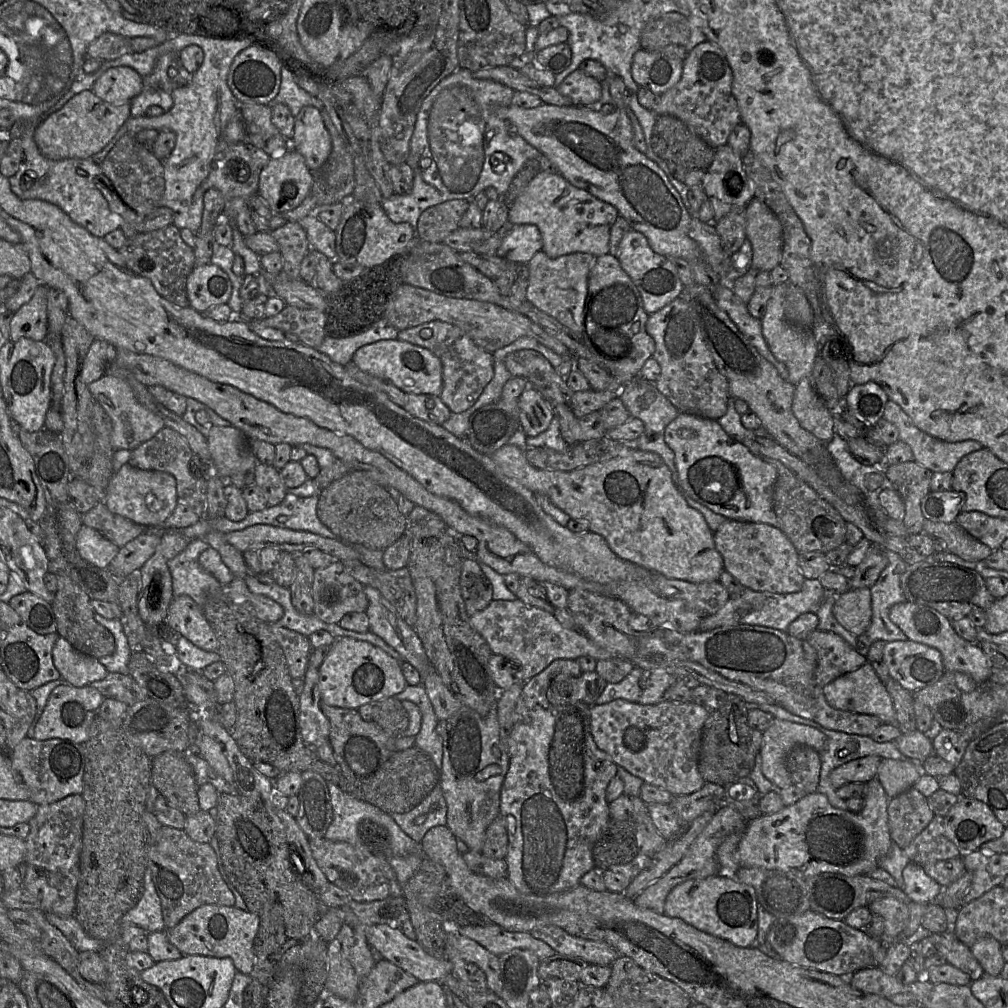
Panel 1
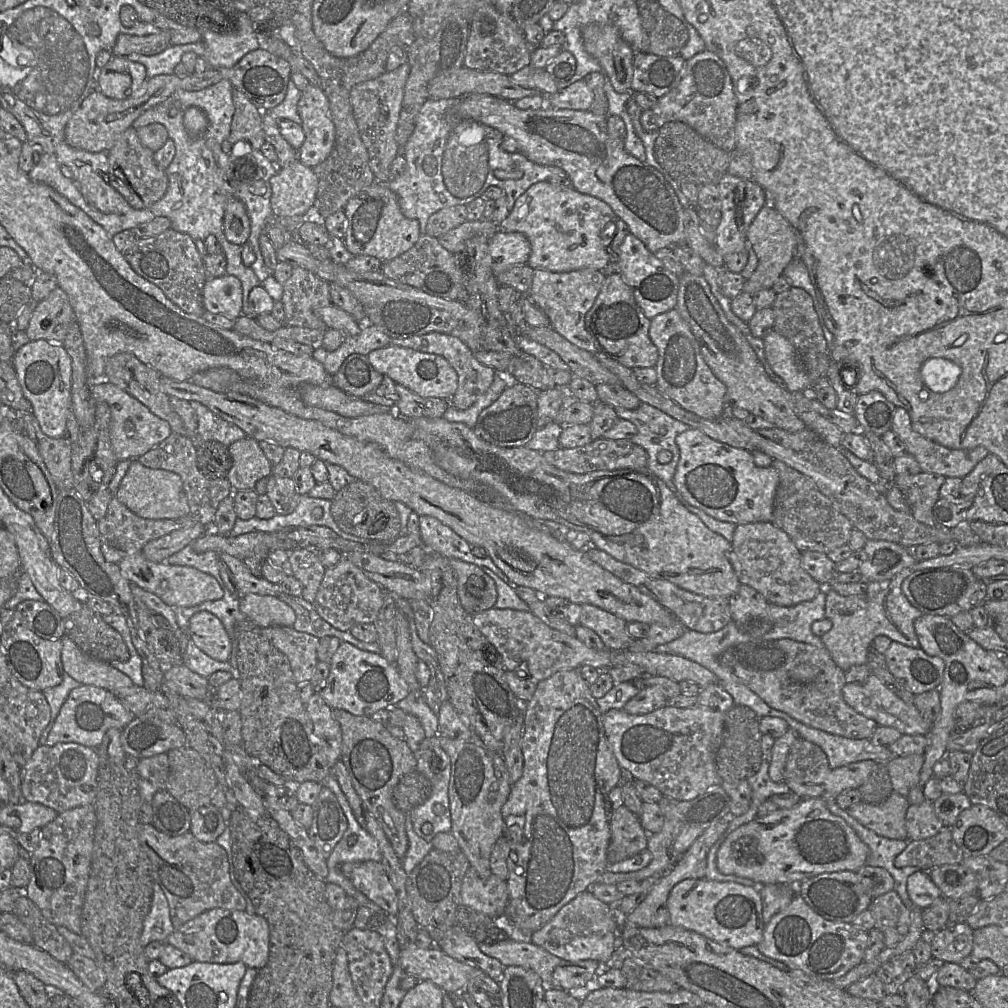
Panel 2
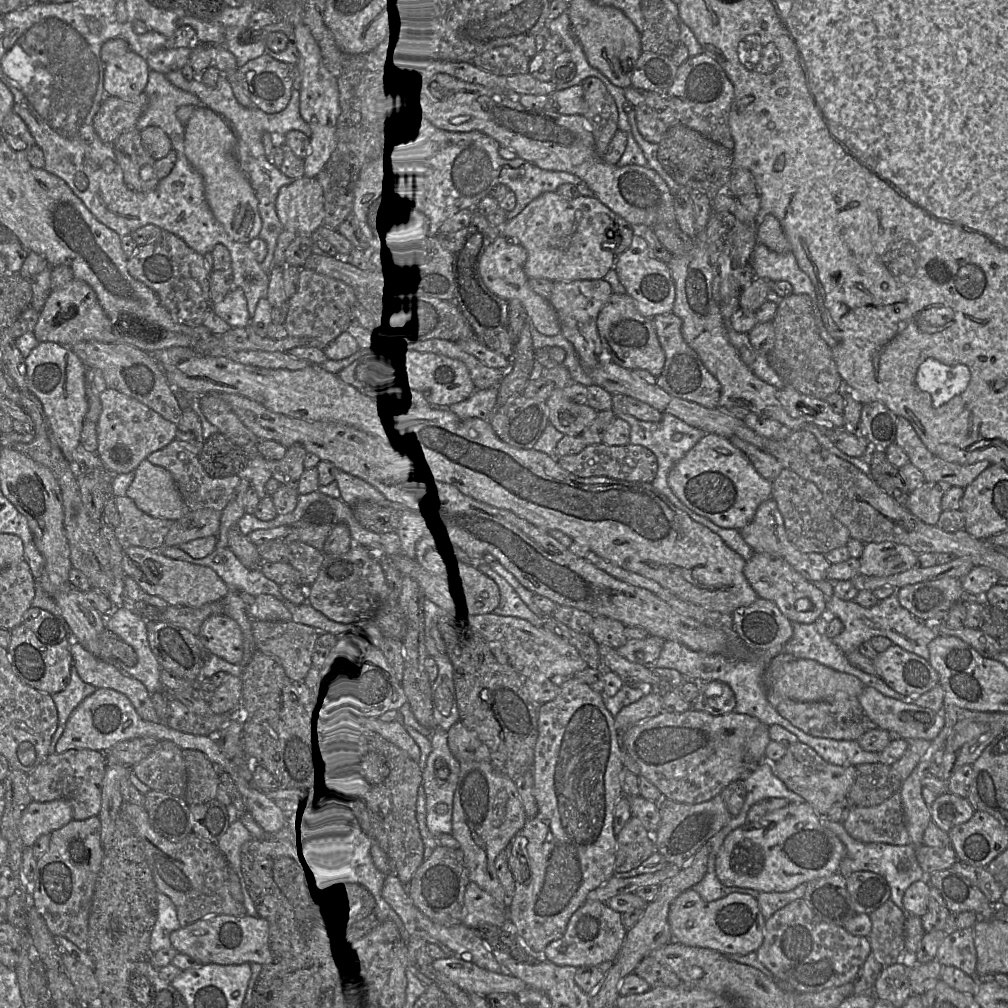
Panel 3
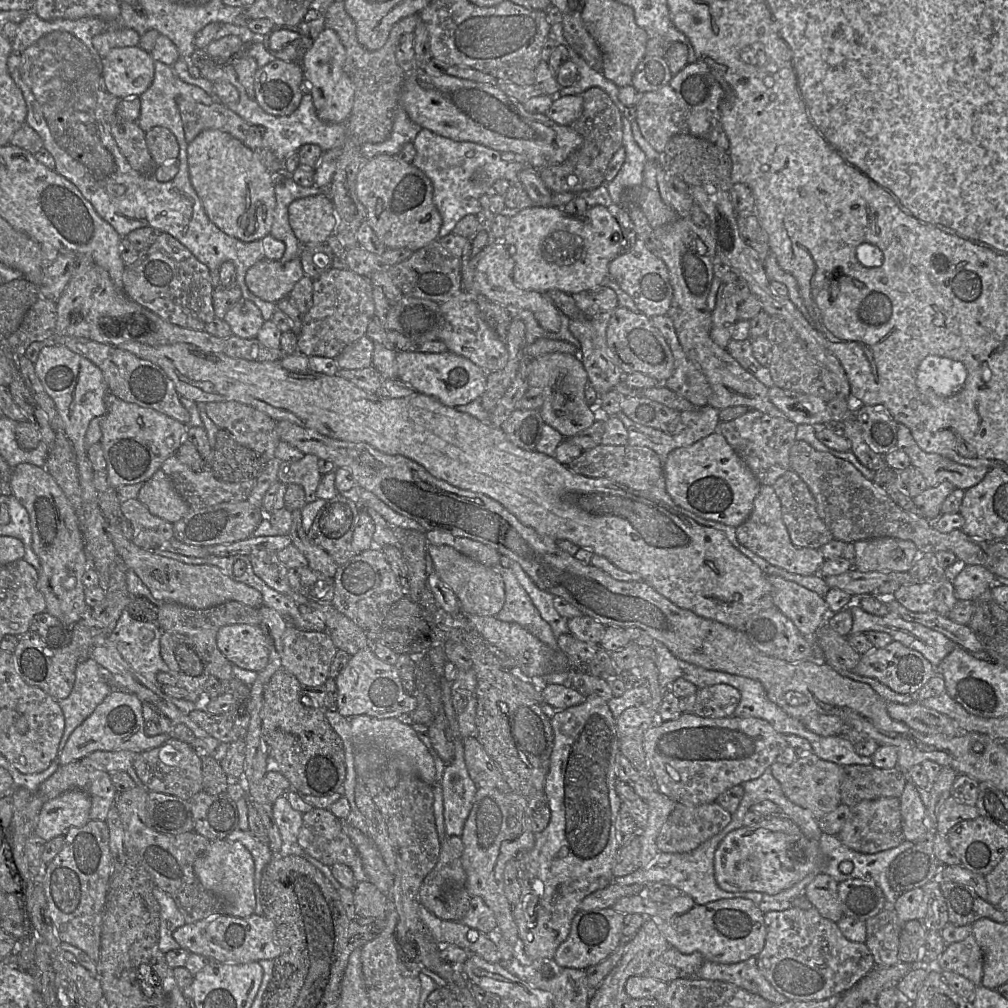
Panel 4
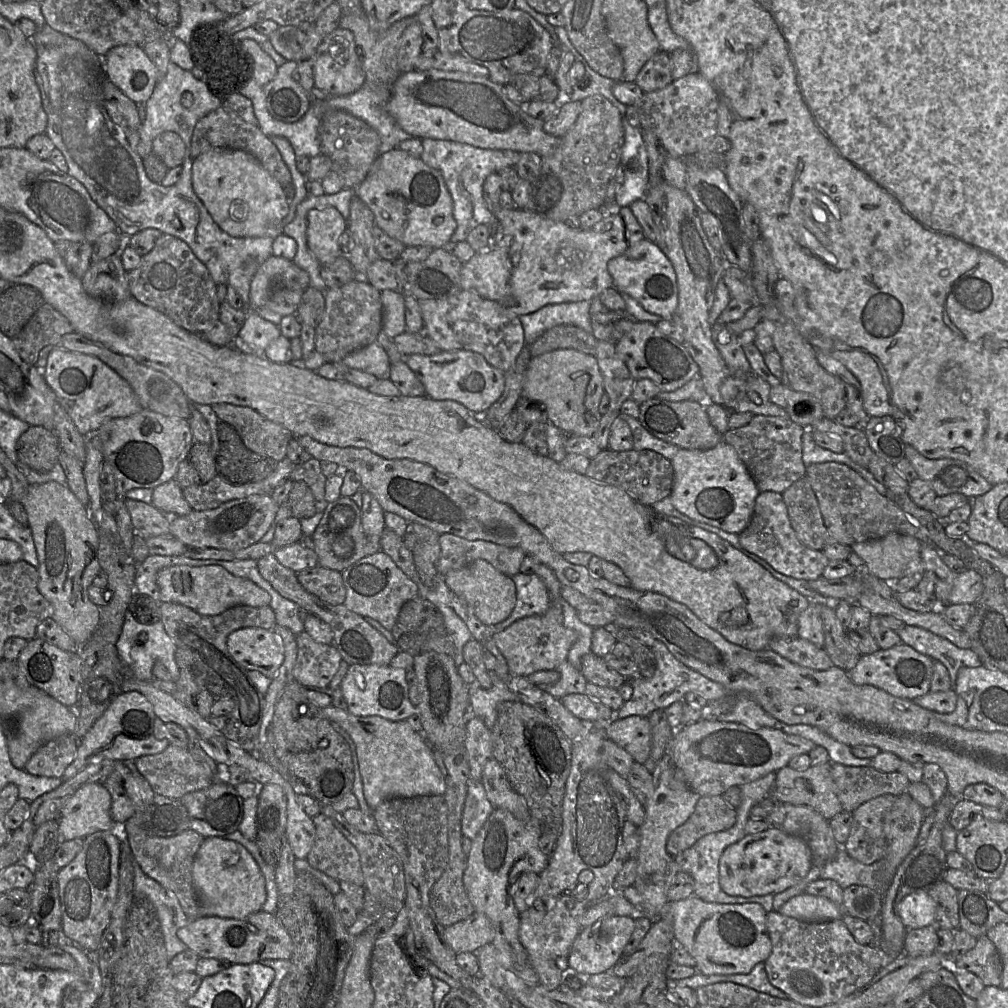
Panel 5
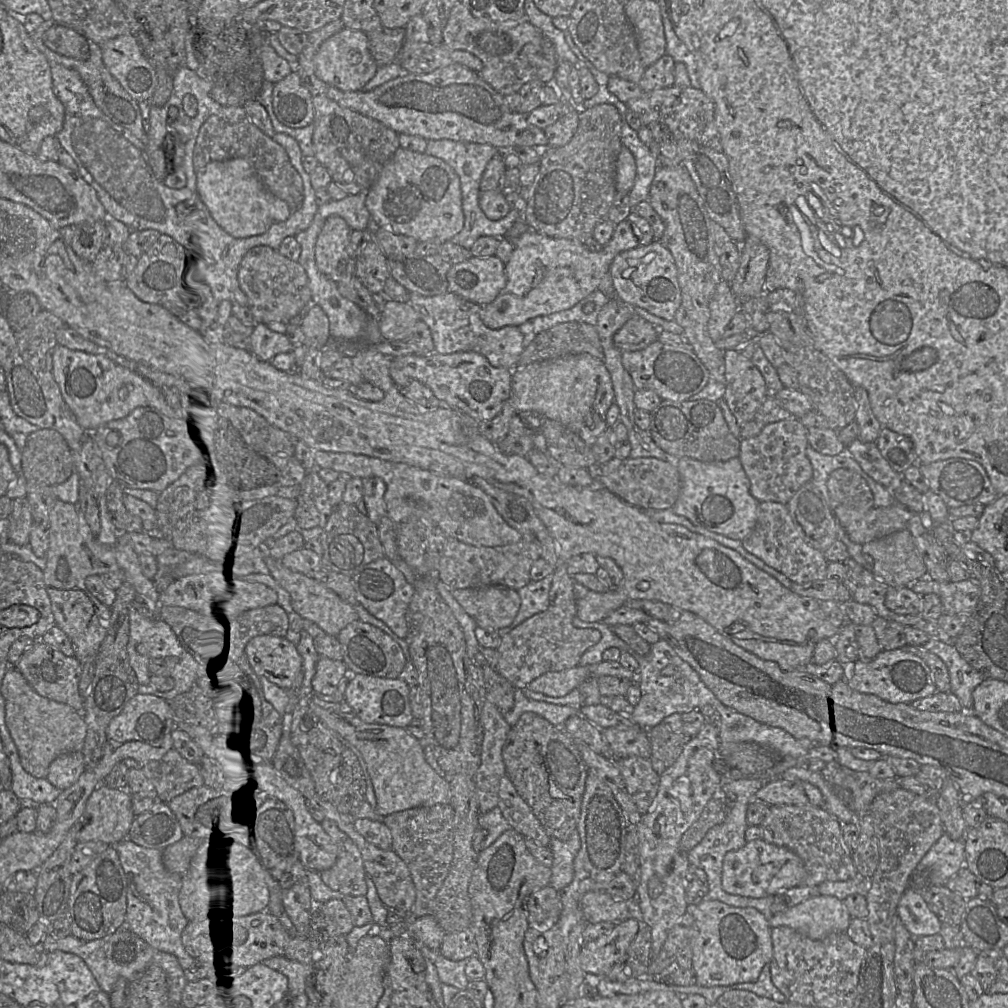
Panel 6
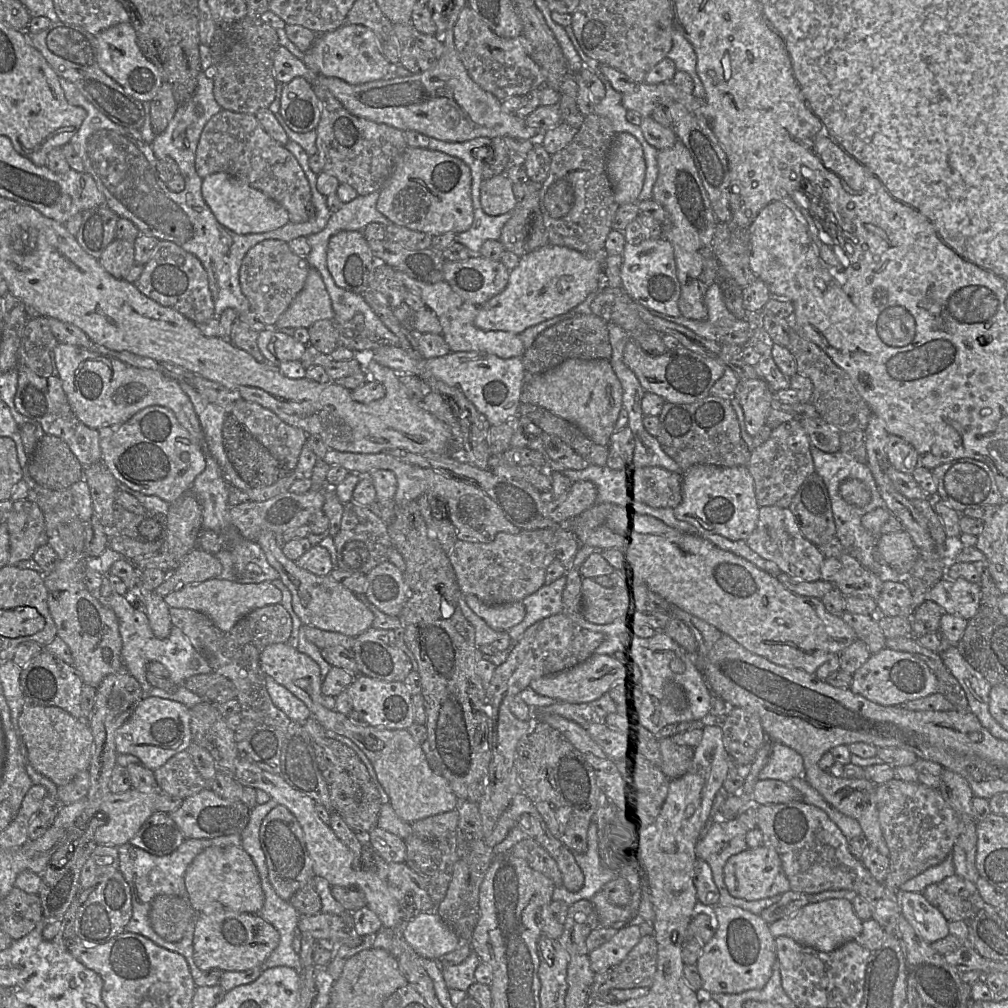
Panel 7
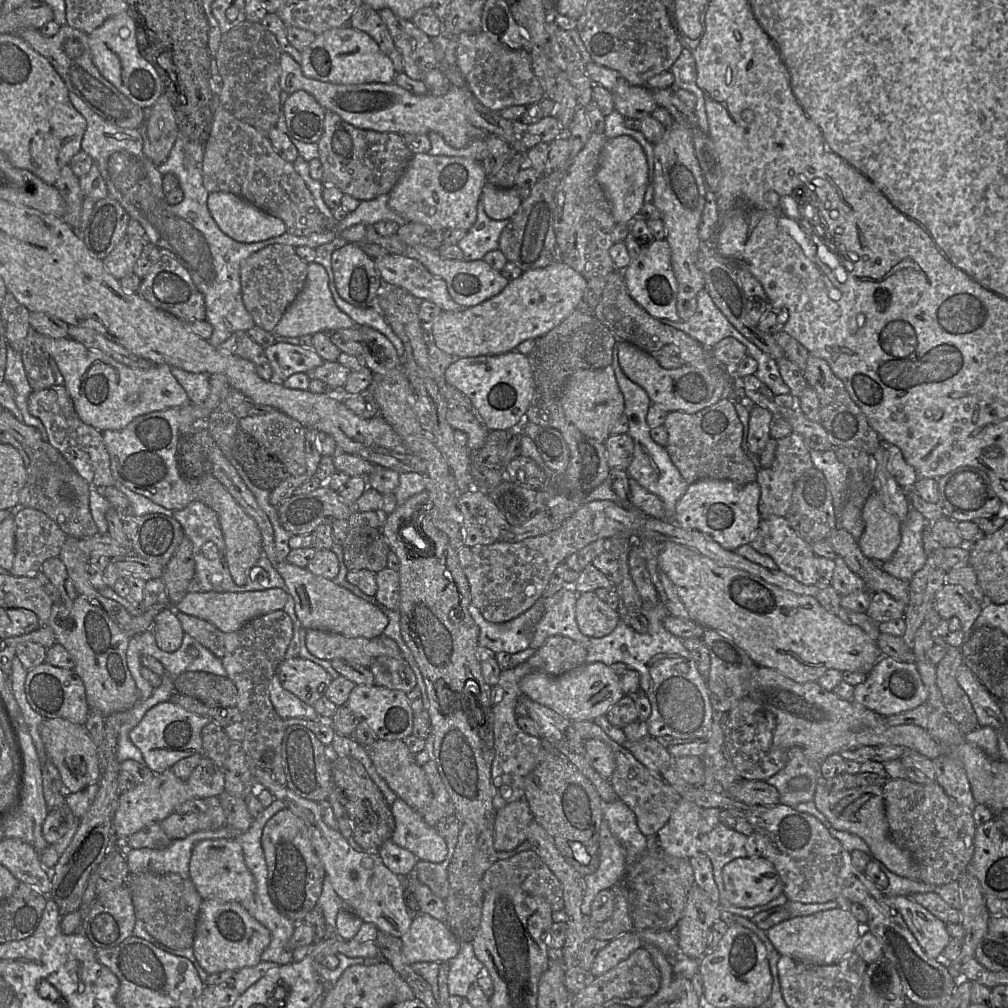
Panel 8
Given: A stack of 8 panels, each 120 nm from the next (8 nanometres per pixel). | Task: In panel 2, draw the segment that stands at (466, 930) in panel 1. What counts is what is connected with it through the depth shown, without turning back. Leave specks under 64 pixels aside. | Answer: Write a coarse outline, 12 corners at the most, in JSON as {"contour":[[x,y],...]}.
{"contour":[[531,941],[478,943],[504,967],[520,966],[557,987],[555,968],[571,965]]}

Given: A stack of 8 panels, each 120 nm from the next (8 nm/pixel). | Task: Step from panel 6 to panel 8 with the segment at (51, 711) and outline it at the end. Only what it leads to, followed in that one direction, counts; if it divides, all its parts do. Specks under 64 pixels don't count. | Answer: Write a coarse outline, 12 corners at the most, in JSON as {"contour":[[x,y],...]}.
{"contour":[[45,718],[39,732],[66,790],[97,783],[98,747],[83,725]]}

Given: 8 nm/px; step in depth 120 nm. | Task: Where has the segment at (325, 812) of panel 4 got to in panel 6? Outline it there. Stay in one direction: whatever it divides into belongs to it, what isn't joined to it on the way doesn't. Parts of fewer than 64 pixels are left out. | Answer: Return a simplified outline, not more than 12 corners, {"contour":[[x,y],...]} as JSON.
{"contour":[[325,818],[321,826],[338,850],[319,873],[343,896],[365,896],[366,873],[357,845]]}

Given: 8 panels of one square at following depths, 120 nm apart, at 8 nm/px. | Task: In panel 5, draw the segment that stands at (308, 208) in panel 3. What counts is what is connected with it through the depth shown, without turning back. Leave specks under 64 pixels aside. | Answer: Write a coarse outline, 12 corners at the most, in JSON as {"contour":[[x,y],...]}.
{"contour":[[335,207],[307,213],[307,244],[320,264],[341,253],[347,221]]}

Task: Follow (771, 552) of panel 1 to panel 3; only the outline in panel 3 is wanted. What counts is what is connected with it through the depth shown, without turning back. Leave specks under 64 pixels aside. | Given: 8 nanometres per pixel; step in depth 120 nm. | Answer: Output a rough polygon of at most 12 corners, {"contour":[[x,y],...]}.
{"contour":[[754,552],[743,572],[791,622],[827,615],[823,592],[785,559]]}

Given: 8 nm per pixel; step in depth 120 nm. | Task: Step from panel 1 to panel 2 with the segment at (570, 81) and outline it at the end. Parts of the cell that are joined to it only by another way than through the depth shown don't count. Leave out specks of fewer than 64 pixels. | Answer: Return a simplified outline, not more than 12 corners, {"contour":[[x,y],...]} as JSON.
{"contour":[[584,79],[546,96],[546,106],[589,110]]}

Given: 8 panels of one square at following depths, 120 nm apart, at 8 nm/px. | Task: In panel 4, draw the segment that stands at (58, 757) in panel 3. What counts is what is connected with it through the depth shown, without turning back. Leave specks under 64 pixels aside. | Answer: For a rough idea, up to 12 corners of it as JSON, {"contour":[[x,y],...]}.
{"contour":[[82,760],[60,765],[35,794],[73,790],[91,799],[90,820],[105,821],[118,795],[109,773]]}

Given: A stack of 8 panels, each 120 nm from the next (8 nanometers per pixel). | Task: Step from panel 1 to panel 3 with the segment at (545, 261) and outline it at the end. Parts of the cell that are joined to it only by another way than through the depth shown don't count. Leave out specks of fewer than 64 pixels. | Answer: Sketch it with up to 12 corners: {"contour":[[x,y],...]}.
{"contour":[[604,279],[553,282],[549,303],[583,367],[612,361],[597,317]]}

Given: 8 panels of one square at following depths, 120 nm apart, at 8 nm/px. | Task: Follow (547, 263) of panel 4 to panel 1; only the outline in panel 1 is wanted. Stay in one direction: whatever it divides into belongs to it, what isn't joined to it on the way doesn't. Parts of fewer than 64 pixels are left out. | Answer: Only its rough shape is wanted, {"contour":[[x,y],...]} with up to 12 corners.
{"contour":[[540,170],[510,206],[550,258],[609,253],[613,205]]}

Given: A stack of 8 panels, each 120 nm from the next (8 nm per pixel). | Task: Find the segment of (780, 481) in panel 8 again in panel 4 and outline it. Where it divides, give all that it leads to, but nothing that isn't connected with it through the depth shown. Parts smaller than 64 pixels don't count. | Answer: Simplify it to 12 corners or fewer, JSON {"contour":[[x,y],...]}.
{"contour":[[750,410],[718,431],[761,485],[790,470],[798,425]]}

